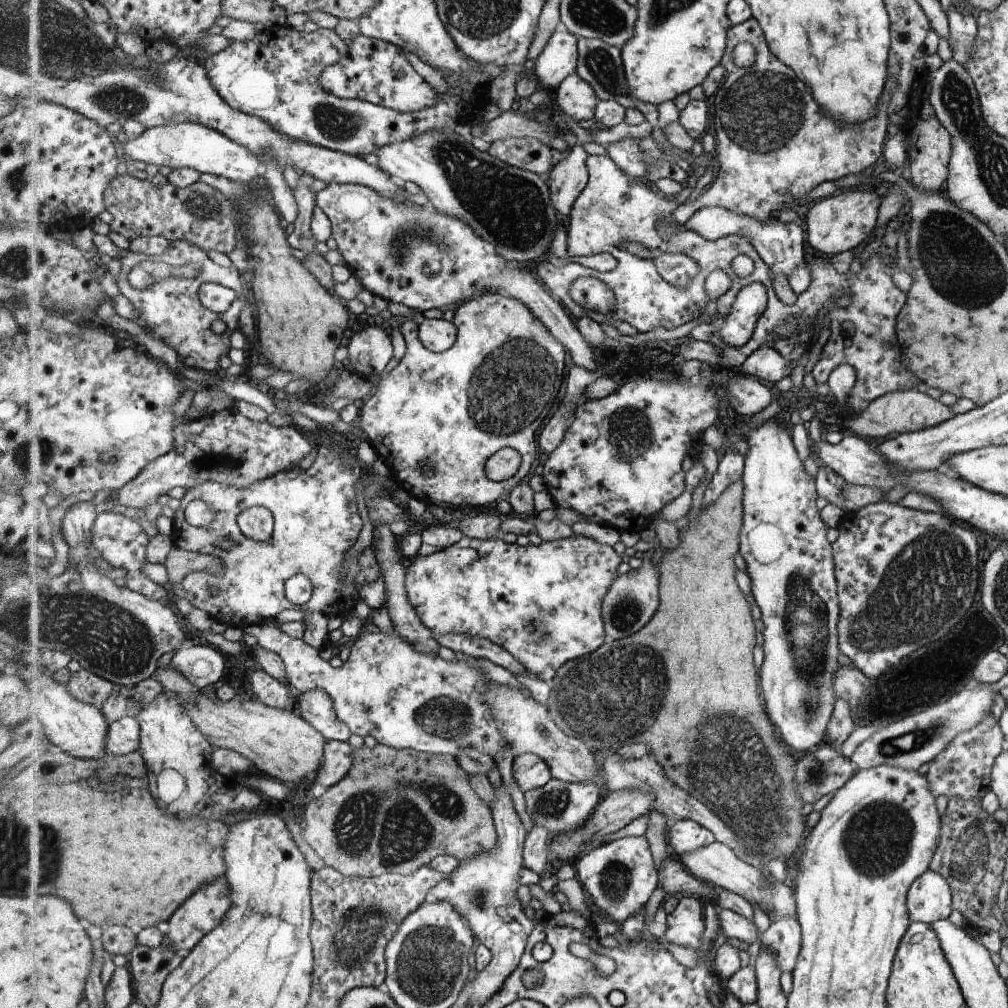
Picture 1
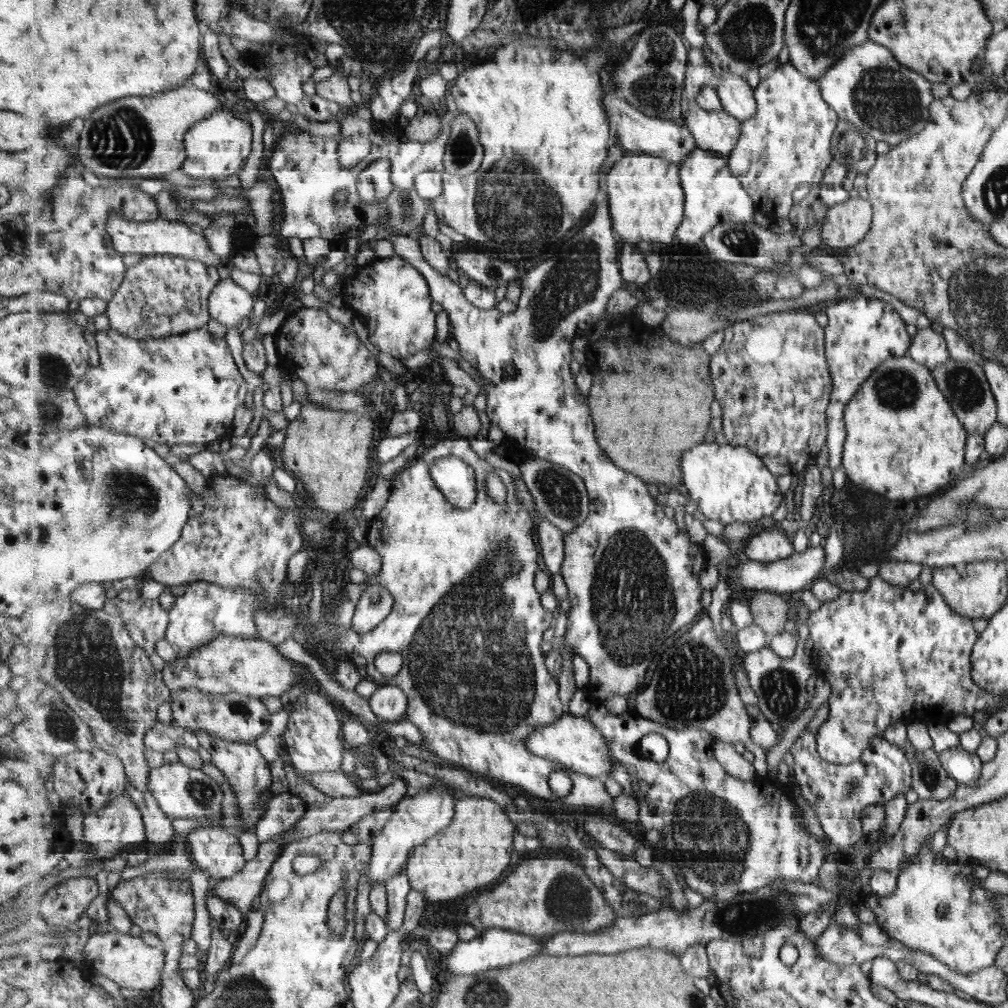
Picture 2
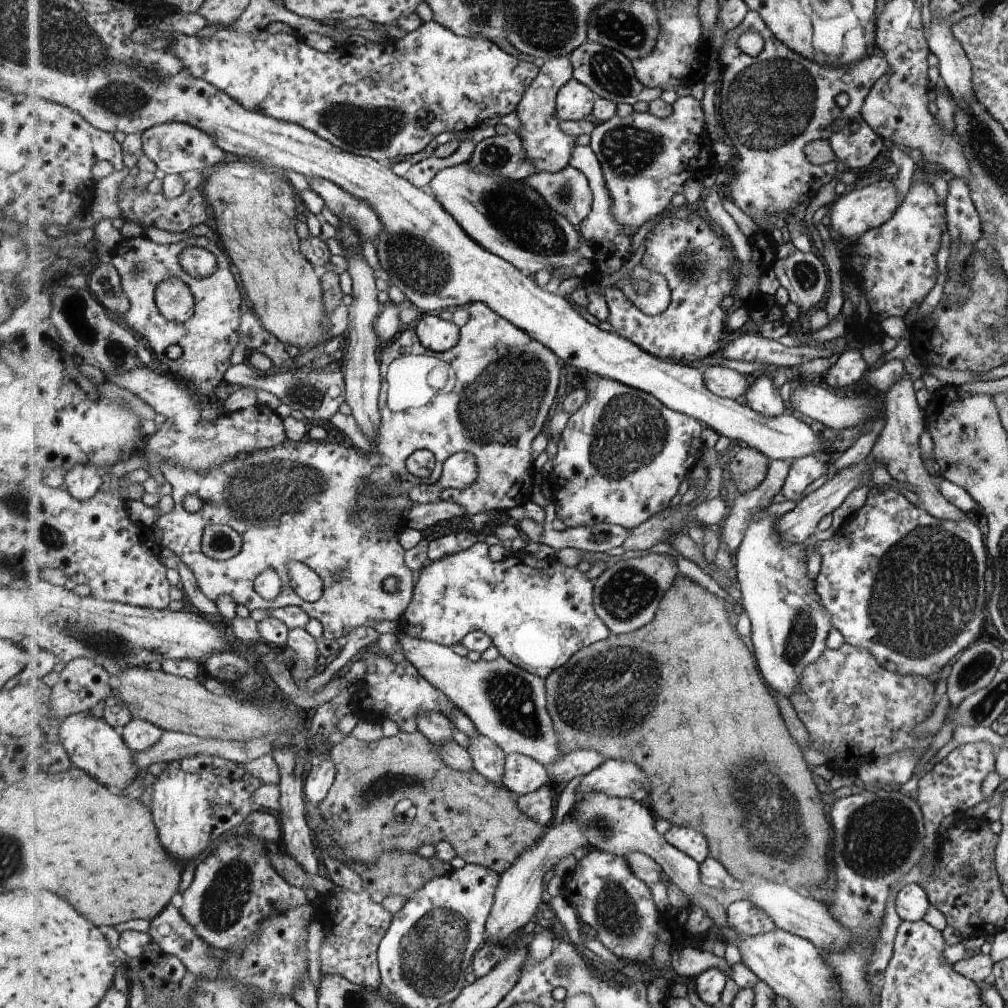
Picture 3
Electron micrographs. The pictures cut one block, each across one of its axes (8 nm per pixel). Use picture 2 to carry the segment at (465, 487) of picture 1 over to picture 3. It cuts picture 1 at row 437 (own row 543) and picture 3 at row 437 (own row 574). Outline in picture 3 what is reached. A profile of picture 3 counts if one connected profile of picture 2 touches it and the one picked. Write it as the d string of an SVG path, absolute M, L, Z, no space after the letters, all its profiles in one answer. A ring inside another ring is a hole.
M481 301L473 303L471 306L468 307L470 312L470 319L468 322L462 326L460 332L460 341L455 348L451 350L445 351L444 353L438 353L438 357L441 360L446 360L447 362L451 363L453 366L453 370L455 370L456 374L456 383L455 388L451 390L451 392L441 392L438 396L435 396L429 404L425 406L419 407L412 407L409 410L404 411L403 413L393 413L387 406L387 389L388 389L388 378L387 378L387 371L390 367L390 364L399 357L403 355L418 355L418 354L425 354L429 356L432 352L429 349L426 349L421 342L421 339L418 337L417 331L414 330L402 330L393 340L389 342L387 346L383 347L380 352L380 369L382 370L382 377L383 382L381 383L381 392L379 392L379 412L381 412L381 419L383 420L383 424L381 426L381 436L379 436L378 440L375 442L375 446L373 447L372 451L369 454L363 454L361 451L357 450L353 446L349 448L344 448L340 444L331 444L325 442L313 442L310 439L303 440L303 441L292 441L291 439L285 440L280 445L274 446L270 449L261 449L256 450L254 453L248 454L247 456L239 456L235 457L234 459L229 459L227 462L221 463L219 466L216 466L211 471L197 471L193 469L186 469L185 467L175 466L173 463L168 463L165 461L160 466L160 472L163 473L164 478L167 482L173 485L174 491L172 492L171 496L175 502L174 508L172 511L160 515L158 517L158 521L156 522L157 527L162 531L162 539L159 545L164 548L170 548L173 552L177 553L179 558L182 558L182 562L193 572L195 578L197 580L197 585L199 590L204 594L206 598L215 602L221 594L229 594L236 602L236 604L242 604L245 606L249 611L255 610L255 608L264 608L265 610L268 609L278 609L281 607L288 607L291 605L295 605L298 607L303 608L305 612L310 616L310 618L315 618L319 620L323 624L323 636L327 640L337 640L337 638L341 638L341 636L347 636L347 634L351 634L355 628L359 628L359 626L370 626L373 628L377 622L380 620L396 620L398 622L403 621L403 616L411 601L413 600L414 590L416 589L416 581L417 581L417 573L413 572L406 563L406 550L405 547L398 541L398 542L381 542L381 534L383 534L383 530L381 528L377 528L378 516L376 512L372 510L371 507L365 509L365 512L361 510L361 514L359 514L359 518L355 520L353 518L353 514L355 514L355 508L357 508L357 501L358 496L357 492L361 493L364 488L364 492L377 492L382 493L383 487L387 484L393 482L394 478L399 478L403 481L403 488L407 488L407 494L409 495L411 490L416 486L421 486L423 483L429 485L437 485L439 479L442 477L444 471L444 464L448 458L451 458L454 454L460 453L461 451L465 451L466 453L471 453L475 456L478 466L478 477L475 483L472 484L471 488L465 489L445 489L442 490L441 498L443 501L455 502L457 504L463 505L466 508L467 515L473 514L481 514L481 512L505 512L507 510L513 510L513 508L517 508L517 506L523 506L527 504L529 501L537 500L537 490L535 485L535 474L537 469L535 468L534 461L534 440L541 434L541 430L546 428L547 418L549 418L549 414L551 414L551 406L555 404L555 398L557 398L557 390L559 390L559 386L561 386L561 366L563 365L562 360L555 354L550 348L547 348L542 342L539 342L537 339L534 339L532 336L529 336L524 330L517 328L512 322L509 322L506 318L503 318L500 314L497 314L492 308L489 308L486 304L483 304ZM419 449L429 449L433 454L436 456L436 467L432 472L431 476L428 476L427 479L422 479L421 477L416 477L412 475L407 470L407 459L410 457L411 453ZM197 493L203 500L205 504L203 508L196 513L191 514L184 505L185 497L188 494L195 494ZM215 523L216 525L229 525L231 528L238 530L243 537L244 544L242 546L242 551L233 558L230 558L226 561L218 561L212 558L209 558L203 551L202 551L202 542L204 537L204 532L209 524ZM289 561L301 561L302 563L307 564L310 566L317 574L321 575L321 578L324 582L325 590L323 591L322 597L315 601L314 603L310 603L309 601L303 600L296 592L293 590L293 587L290 585L290 576L289 576L289 569L288 564ZM267 569L276 570L283 581L283 586L279 596L275 598L275 600L268 601L266 598L263 598L255 588L255 579L260 575L263 574L263 571ZM389 576L395 576L399 579L400 585L396 592L390 594L389 592L385 592L385 588L383 588L383 582L385 582L385 578L389 578Z

